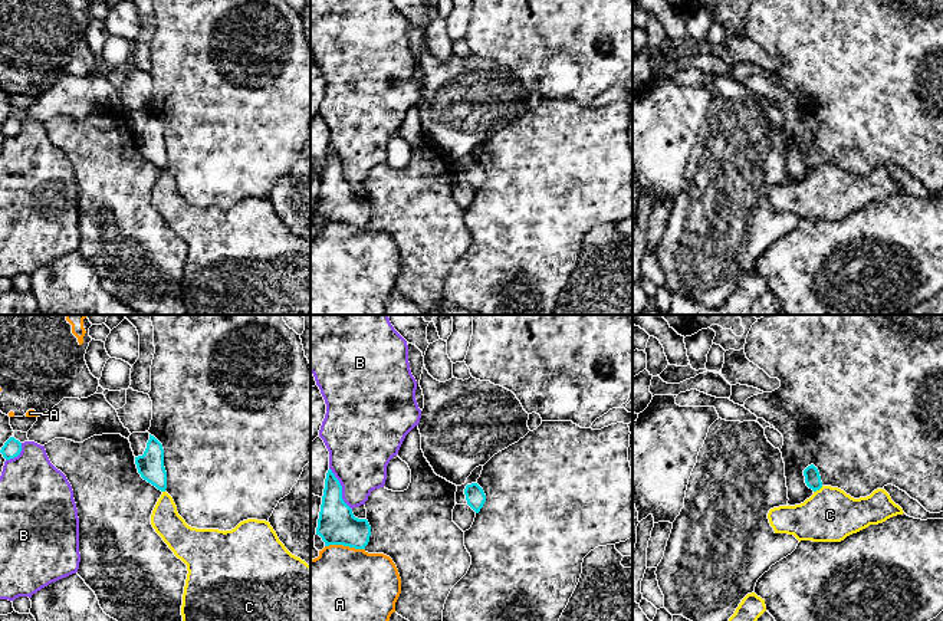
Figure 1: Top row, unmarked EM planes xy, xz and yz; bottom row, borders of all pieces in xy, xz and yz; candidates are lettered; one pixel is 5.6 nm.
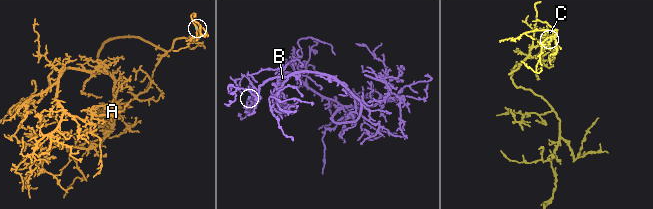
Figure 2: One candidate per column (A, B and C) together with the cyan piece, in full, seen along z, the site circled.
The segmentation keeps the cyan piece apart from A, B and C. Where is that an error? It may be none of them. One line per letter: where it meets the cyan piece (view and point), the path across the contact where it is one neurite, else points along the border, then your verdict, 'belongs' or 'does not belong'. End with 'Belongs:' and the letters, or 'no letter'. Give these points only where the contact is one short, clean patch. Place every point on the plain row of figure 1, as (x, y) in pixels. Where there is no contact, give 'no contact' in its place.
A: meets cyan in xz at (345, 223); does not belong
B: meets cyan in xz at (341, 167); does not belong
C: meets cyan in yz at (818, 167); border along yz (822, 164), (814, 170); does not belong
Belongs: no letter

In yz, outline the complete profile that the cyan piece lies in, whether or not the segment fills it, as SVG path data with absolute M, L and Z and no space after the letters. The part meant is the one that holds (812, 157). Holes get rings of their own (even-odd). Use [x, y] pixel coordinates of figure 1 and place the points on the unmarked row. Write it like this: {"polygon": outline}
{"polygon": "M811 142L804 148L804 154L805 154L805 161L809 167L812 167L814 170L819 168L822 165L822 160L821 160L821 154L818 147Z"}

